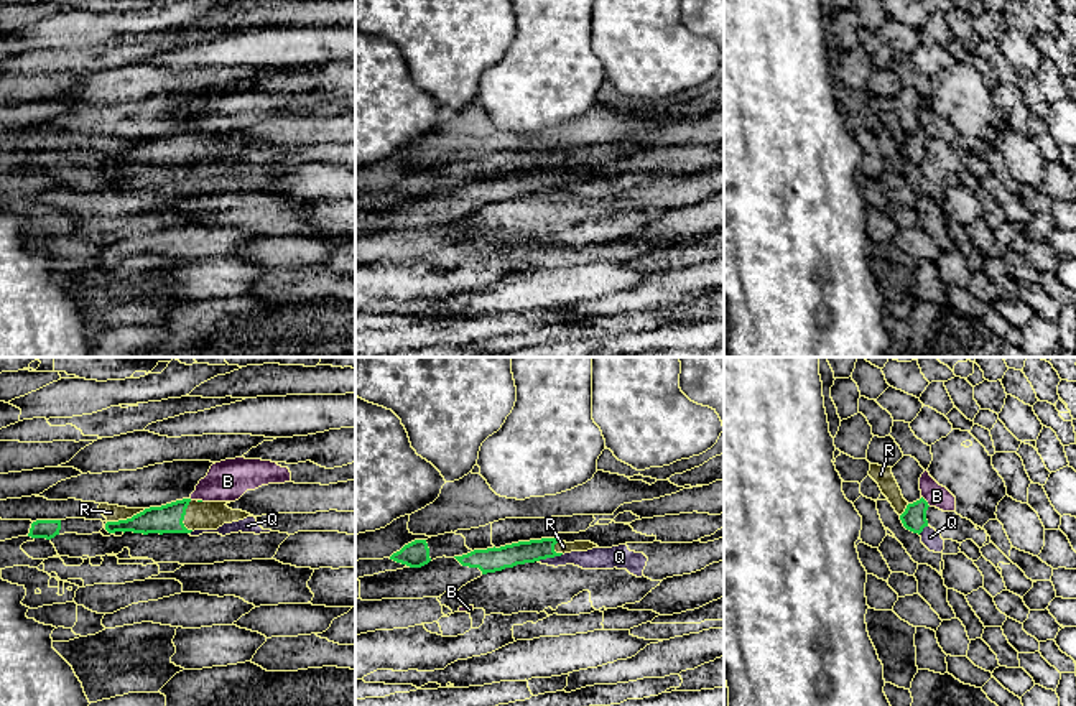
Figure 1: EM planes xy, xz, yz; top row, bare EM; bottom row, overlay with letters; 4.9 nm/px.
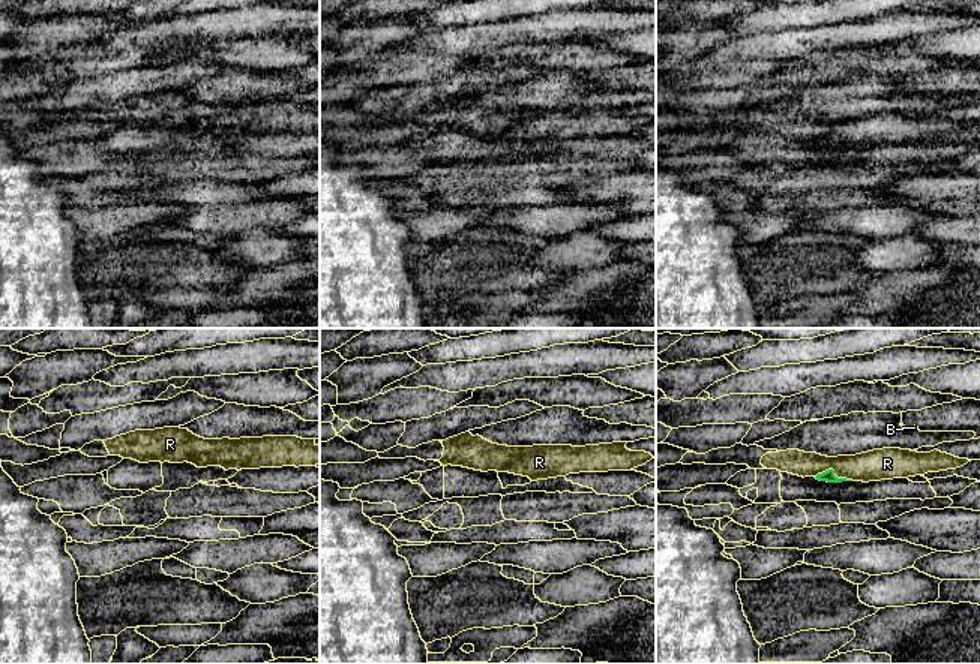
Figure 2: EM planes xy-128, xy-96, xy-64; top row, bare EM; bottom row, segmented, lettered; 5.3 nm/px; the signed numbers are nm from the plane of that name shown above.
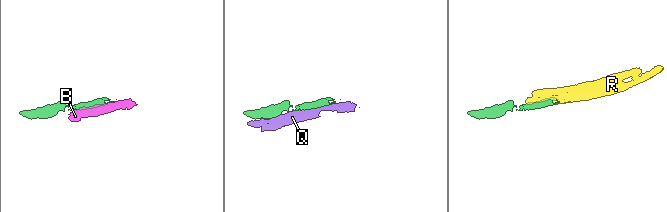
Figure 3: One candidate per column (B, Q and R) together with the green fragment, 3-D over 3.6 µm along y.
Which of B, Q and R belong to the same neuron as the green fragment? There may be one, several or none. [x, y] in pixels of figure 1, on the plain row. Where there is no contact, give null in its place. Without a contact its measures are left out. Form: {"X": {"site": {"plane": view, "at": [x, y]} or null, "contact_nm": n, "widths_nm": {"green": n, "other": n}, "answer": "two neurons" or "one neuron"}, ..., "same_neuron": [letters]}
{"B": {"site": {"plane": "yz", "at": [925, 132]}, "contact_nm": 70, "widths_nm": {"green": 120, "other": 110}, "answer": "two neurons"}, "Q": {"site": {"plane": "xz", "at": [550, 188]}, "contact_nm": 130, "widths_nm": {"green": 110, "other": 110}, "answer": "two neurons"}, "R": {"site": {"plane": "xy", "at": [127, 150]}, "contact_nm": 200, "widths_nm": {"green": 140, "other": 80}, "answer": "one neuron"}, "same_neuron": ["R"]}

